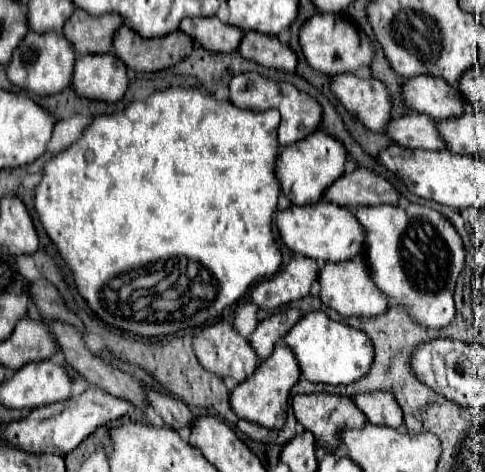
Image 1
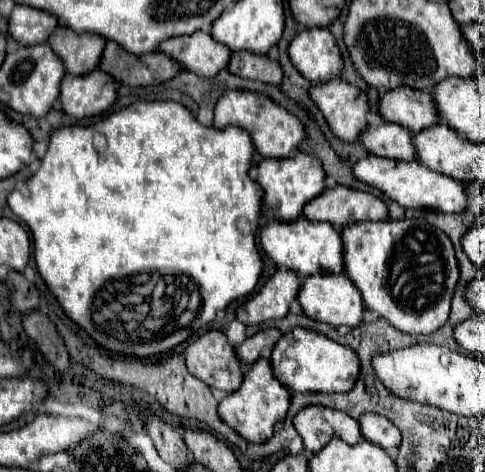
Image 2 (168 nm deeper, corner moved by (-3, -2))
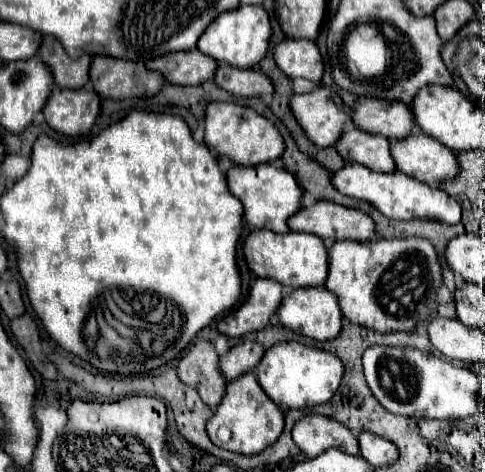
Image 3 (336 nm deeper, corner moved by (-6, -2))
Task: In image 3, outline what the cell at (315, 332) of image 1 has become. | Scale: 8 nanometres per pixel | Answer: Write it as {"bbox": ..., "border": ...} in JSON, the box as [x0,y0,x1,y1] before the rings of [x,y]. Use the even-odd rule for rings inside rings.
{"bbox":[256,340,344,408],"border":[[[288,340],[266,350],[262,362],[256,366],[256,378],[264,392],[282,408],[306,408],[328,402],[334,396],[344,378],[344,364],[332,352]]]}

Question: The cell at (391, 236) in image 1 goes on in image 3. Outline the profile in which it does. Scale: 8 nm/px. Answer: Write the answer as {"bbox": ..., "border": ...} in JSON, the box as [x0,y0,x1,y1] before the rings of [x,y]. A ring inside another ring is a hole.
{"bbox":[326,236,442,332],"border":[[[420,236],[374,240],[374,242],[352,242],[336,240],[328,246],[328,280],[326,288],[332,290],[340,302],[344,318],[378,332],[414,332],[416,326],[432,316],[436,310],[436,294],[442,286],[442,264],[436,248],[430,240]]]}

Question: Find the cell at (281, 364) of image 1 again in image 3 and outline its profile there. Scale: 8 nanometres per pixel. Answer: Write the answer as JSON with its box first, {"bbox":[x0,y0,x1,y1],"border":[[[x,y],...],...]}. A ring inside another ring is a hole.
{"bbox":[206,372,284,456],"border":[[[246,372],[244,376],[228,384],[228,390],[222,402],[218,404],[218,410],[210,418],[206,430],[214,444],[244,456],[252,456],[274,444],[276,438],[282,434],[282,428],[284,428],[284,412],[280,412],[280,408],[276,408],[276,404],[272,404],[272,400],[264,396],[264,392],[260,392],[260,384],[256,384],[256,374]],[[220,428],[230,430],[230,440],[220,440],[218,436]]]}

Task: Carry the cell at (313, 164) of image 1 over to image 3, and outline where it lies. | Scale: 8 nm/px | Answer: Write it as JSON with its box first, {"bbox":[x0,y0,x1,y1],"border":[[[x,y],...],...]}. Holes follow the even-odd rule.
{"bbox":[226,164,304,234],"border":[[[256,164],[252,168],[246,166],[230,168],[226,178],[230,192],[244,204],[244,216],[248,224],[258,228],[268,228],[278,234],[290,232],[288,218],[300,210],[300,200],[304,196],[304,188],[294,172],[282,166],[278,168],[274,164]]]}

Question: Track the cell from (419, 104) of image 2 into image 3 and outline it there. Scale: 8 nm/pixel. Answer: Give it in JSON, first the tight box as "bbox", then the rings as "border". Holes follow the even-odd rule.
{"bbox":[352,98,416,140],"border":[[[360,98],[352,118],[356,126],[370,134],[382,134],[390,140],[406,138],[416,128],[412,124],[412,112],[408,112],[408,104],[396,100],[376,100],[376,98]]]}

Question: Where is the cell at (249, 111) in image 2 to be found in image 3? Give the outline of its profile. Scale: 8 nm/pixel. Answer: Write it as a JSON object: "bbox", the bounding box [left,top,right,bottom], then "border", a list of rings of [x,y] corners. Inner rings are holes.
{"bbox":[204,102,286,166],"border":[[[234,102],[208,104],[204,142],[218,154],[224,154],[230,160],[244,164],[244,166],[254,166],[254,164],[262,164],[262,162],[276,162],[282,156],[282,152],[286,150],[284,136],[274,126],[274,122],[270,122],[262,114],[258,114],[256,110],[244,108]]]}

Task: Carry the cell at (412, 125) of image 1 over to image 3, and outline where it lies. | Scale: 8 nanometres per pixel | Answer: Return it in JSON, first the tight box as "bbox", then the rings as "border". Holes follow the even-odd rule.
{"bbox":[336,126,396,172],"border":[[[352,126],[340,136],[336,150],[348,162],[364,164],[376,172],[394,172],[396,164],[392,164],[392,152],[388,152],[388,144],[388,138],[372,136]]]}

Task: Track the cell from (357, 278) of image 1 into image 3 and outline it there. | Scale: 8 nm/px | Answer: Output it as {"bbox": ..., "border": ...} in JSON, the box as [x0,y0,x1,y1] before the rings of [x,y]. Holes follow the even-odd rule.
{"bbox":[278,286,342,340],"border":[[[320,286],[320,288],[296,288],[290,294],[286,294],[286,298],[282,300],[282,306],[278,310],[278,318],[280,324],[294,330],[294,332],[302,332],[308,338],[316,338],[316,340],[332,340],[342,332],[342,312],[340,312],[340,304],[336,304],[336,296],[332,296],[332,292],[328,292],[328,288]]]}

